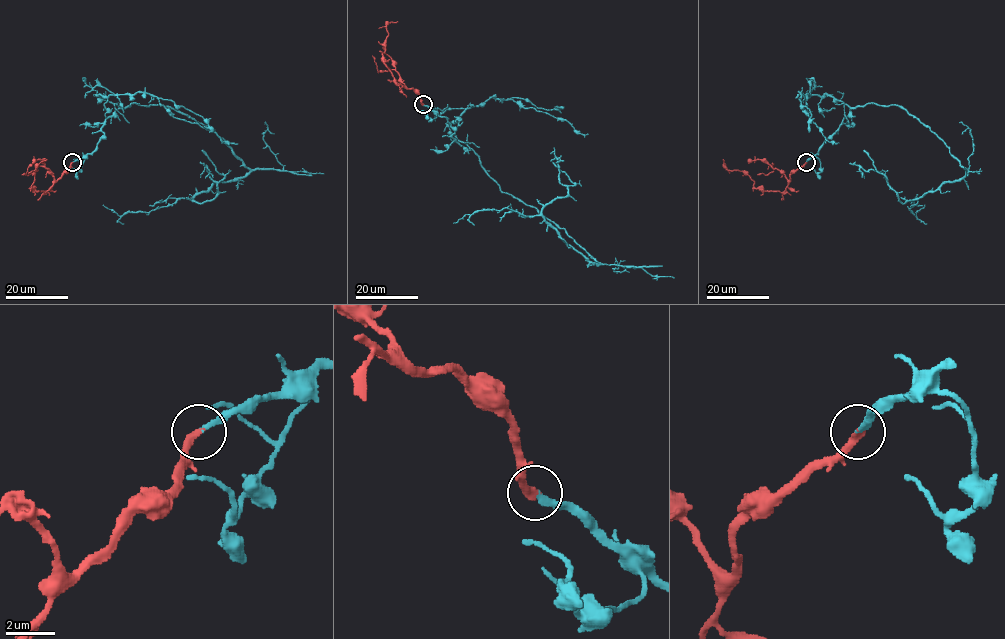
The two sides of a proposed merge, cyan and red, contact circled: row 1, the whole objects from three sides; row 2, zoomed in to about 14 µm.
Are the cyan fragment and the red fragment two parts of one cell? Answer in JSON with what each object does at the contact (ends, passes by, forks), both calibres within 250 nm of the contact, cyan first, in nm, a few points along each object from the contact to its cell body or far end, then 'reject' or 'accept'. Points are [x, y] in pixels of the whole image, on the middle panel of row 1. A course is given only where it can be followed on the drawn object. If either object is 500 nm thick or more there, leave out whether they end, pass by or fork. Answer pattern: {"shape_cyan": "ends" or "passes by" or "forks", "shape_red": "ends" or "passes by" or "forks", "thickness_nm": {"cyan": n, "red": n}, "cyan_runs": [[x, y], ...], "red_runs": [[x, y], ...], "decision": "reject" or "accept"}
{"shape_cyan": "ends", "shape_red": "ends", "thickness_nm": {"cyan": 220, "red": 320}, "cyan_runs": [[423, 104], [446, 118], [502, 191], [600, 264], [542, 214], [568, 194], [551, 154]], "red_runs": [[422, 104], [412, 88], [405, 88], [395, 81], [382, 53], [388, 34], [386, 26], [397, 21]], "decision": "accept"}

